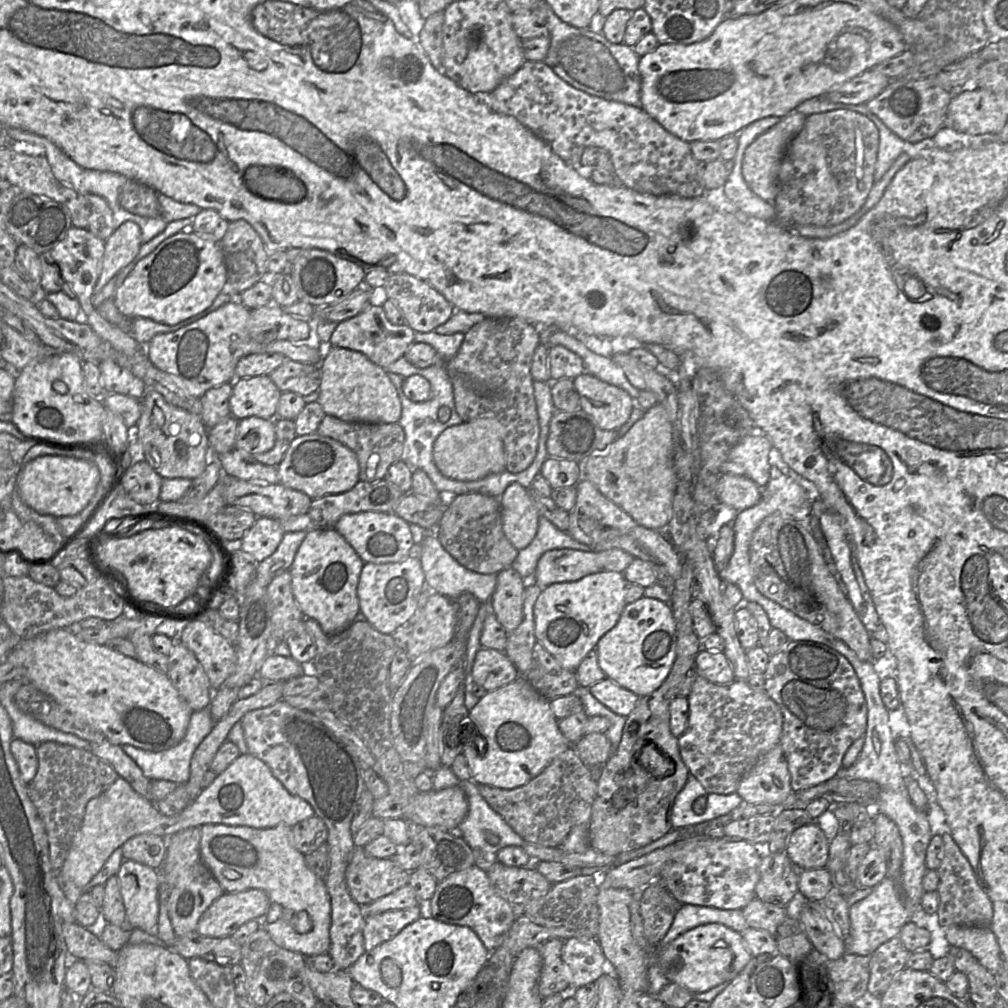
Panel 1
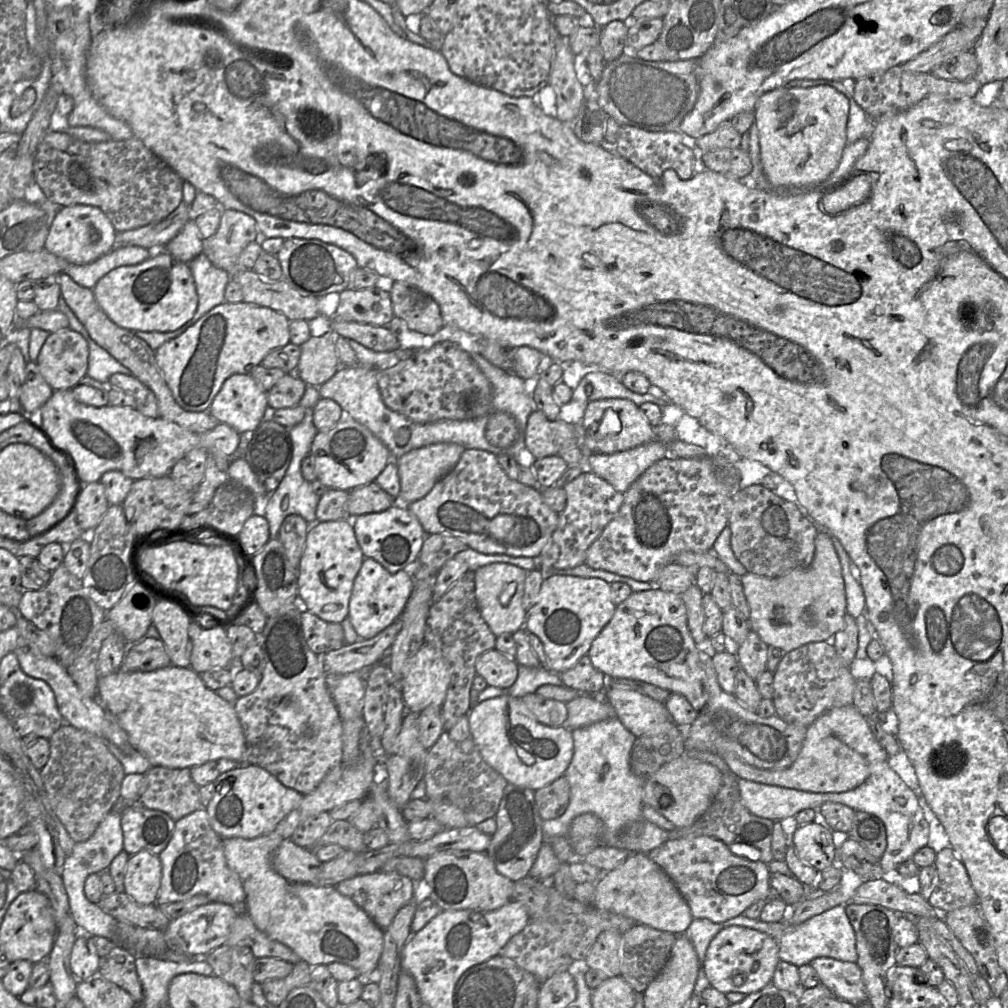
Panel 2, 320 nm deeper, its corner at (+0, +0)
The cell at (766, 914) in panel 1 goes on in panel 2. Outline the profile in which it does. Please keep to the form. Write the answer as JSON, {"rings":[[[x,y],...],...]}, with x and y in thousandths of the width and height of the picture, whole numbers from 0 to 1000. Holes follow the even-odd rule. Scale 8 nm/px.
{"rings":[[[812,949],[804,956],[827,989],[849,998],[861,993],[855,963],[849,954],[838,954],[821,949]]]}

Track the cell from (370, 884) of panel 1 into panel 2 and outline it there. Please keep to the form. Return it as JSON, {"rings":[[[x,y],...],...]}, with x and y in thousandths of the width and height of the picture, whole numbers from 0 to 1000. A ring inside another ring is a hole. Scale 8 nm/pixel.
{"rings":[[[289,832],[282,833],[270,850],[271,862],[293,876],[309,877],[318,857],[310,844],[295,839]]]}

